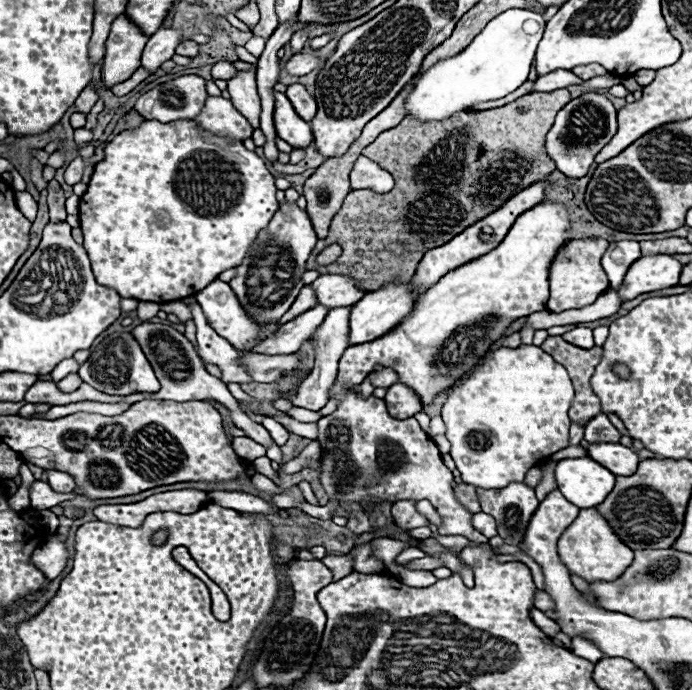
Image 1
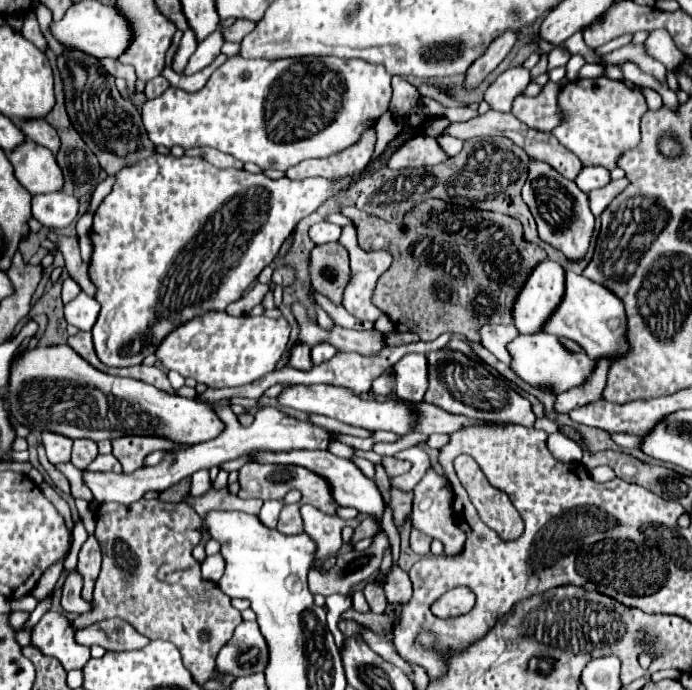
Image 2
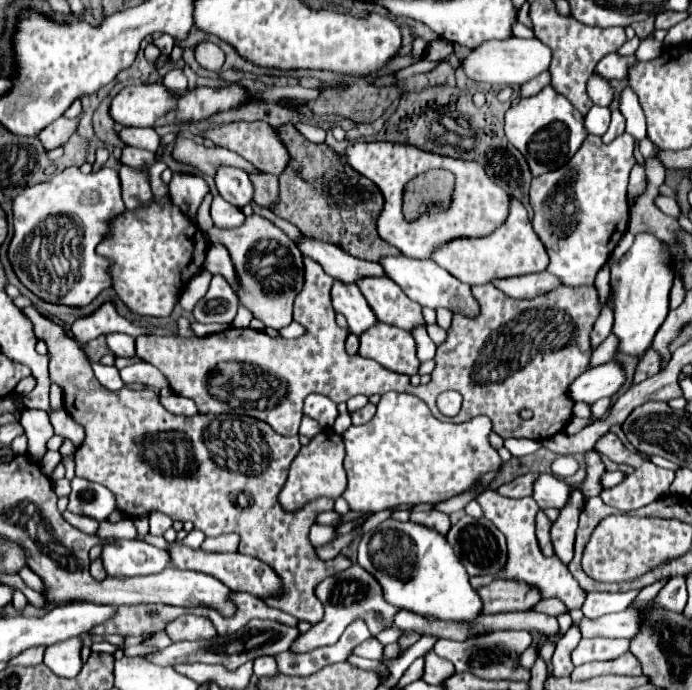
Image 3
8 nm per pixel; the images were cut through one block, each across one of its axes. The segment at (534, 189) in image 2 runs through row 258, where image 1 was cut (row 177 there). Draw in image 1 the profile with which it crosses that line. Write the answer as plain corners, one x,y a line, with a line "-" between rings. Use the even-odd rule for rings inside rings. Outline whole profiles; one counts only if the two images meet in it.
588,92
580,98
570,100
558,112
554,126
546,136
546,150
562,174
566,174
568,178
582,178
588,174
594,156
602,150
602,146
606,146
606,142
610,142
616,130
616,108
612,106
612,102
602,94

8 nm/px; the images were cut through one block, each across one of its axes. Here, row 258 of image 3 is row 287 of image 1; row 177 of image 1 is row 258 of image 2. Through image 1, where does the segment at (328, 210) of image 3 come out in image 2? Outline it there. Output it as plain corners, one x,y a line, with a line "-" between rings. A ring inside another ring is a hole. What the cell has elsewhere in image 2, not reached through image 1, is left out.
430,198
430,200
414,206
410,212
404,214
402,226
392,224
392,222
386,222
386,220
380,220
380,218
374,218
374,216
366,214
366,212
362,212
362,210
358,210
358,208
344,208
342,214
348,216
348,218
352,218
352,222
356,224
358,242
392,242
390,246
398,246
398,242
406,242
406,252
404,252
404,256
390,252
392,258
394,258
394,260
392,260
392,266
386,270
386,274
382,274
382,276
378,278
378,284
376,284
372,302
392,320
392,324
394,324
394,328
396,328
398,332
414,332
414,334
420,336
420,340
434,340
434,338
442,336
444,332
448,332
448,334
458,334
462,340
480,342
480,328
482,328
484,324
512,324
512,322
514,322
514,318
512,318
512,308
514,308
514,302
516,302
522,286
526,284
530,272
532,272
542,260
548,258
546,252
544,252
540,246
530,244
528,240
524,240
524,236
522,236
522,224
520,224
518,220
514,220
514,218
510,218
510,216
506,216
506,214
498,214
498,212
484,212
484,210
460,208
460,206
442,202
442,200
432,200
432,198

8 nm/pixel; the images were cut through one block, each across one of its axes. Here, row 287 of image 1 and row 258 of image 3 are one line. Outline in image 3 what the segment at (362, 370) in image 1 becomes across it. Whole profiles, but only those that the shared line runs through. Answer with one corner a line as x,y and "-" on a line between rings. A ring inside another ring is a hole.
512,198
510,214
506,222
496,228
492,234
482,238
458,238
442,246
438,252
434,252
432,260
448,270
458,280
476,286
476,284
490,284
496,278
512,278
512,276
524,276
524,274
536,274
544,272
548,268
548,254
532,230
532,224
528,220
526,208

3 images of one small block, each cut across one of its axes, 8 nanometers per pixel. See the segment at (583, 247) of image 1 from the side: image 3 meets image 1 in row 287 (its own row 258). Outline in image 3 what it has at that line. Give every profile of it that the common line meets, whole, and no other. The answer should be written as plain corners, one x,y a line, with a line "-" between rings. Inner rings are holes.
622,134
614,140
614,150
602,150
602,160
570,160
558,170
546,172
532,180
530,206
534,210
532,226
542,240
550,264
548,272
558,276
566,286
594,286
598,270
624,236
630,218
630,206
626,200
628,174
634,166
634,138

